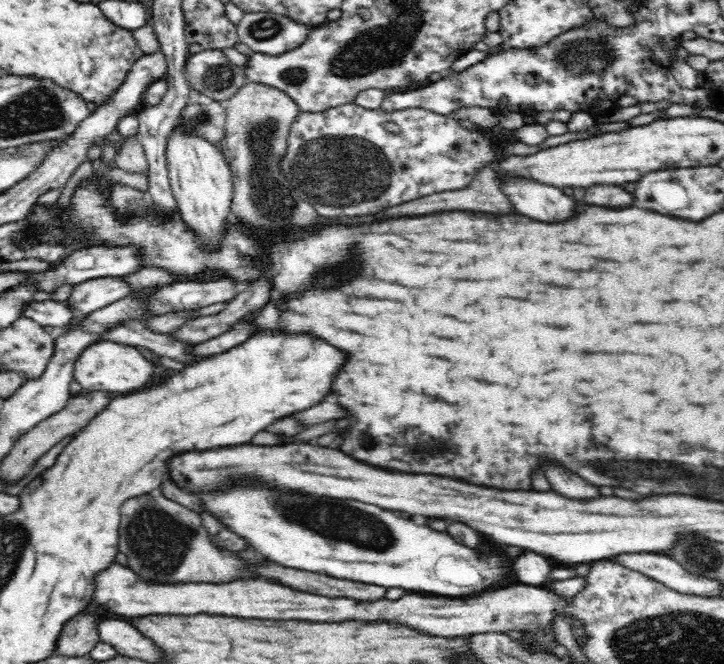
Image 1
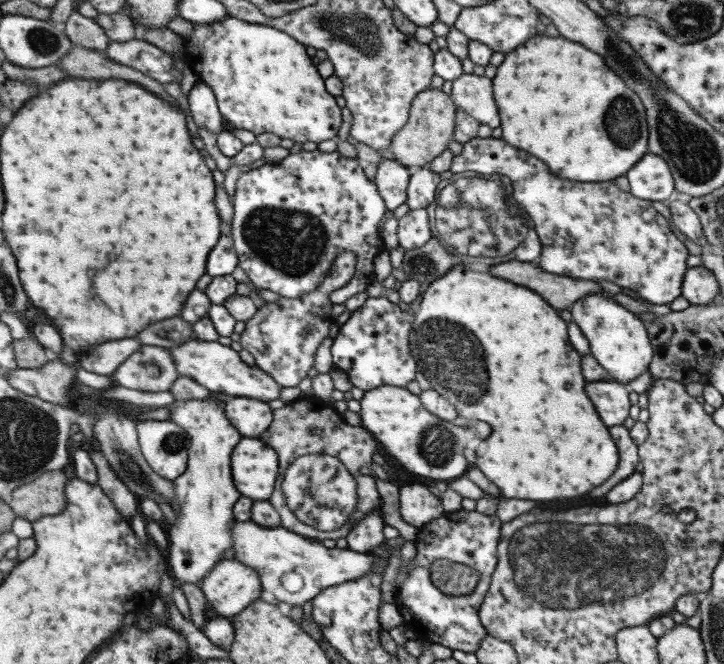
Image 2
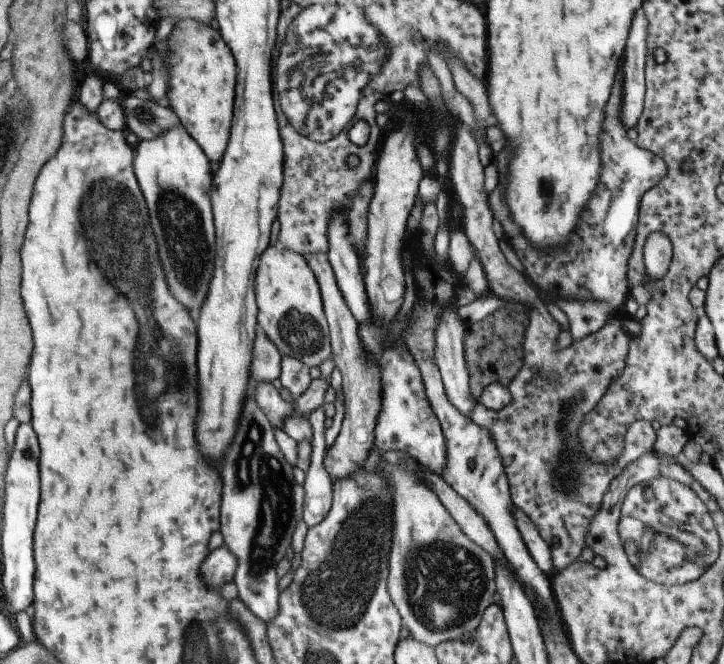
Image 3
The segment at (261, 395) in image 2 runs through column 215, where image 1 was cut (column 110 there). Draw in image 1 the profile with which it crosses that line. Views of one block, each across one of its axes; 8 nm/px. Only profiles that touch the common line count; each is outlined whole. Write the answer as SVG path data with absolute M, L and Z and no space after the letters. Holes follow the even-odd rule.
M102 340L83 350L74 365L74 378L88 391L126 394L146 388L152 380L156 365L148 361L136 347Z

